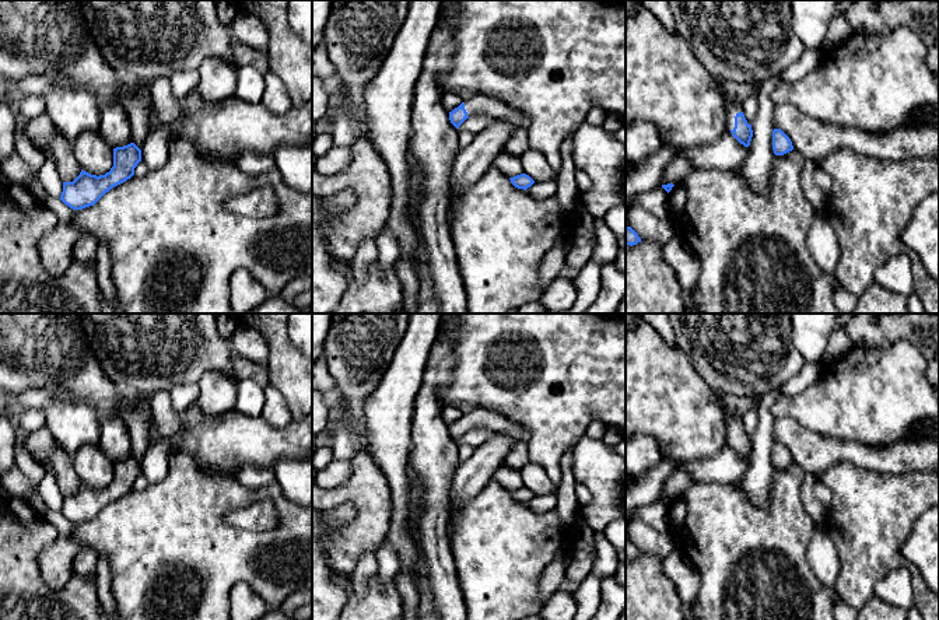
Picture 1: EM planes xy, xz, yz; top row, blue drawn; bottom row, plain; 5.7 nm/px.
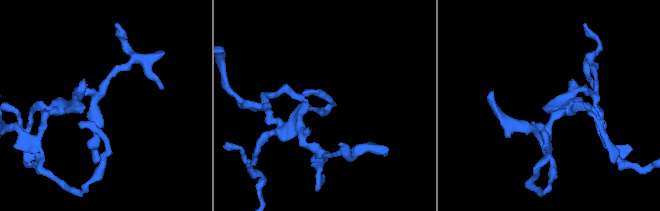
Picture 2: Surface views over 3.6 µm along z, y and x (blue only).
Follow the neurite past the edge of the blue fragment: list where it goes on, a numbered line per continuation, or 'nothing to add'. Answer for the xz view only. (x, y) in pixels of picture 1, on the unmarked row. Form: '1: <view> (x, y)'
1: xz (479, 417)

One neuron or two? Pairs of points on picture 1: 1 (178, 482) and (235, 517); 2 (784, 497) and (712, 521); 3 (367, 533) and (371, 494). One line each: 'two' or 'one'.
1: two
2: one
3: one

